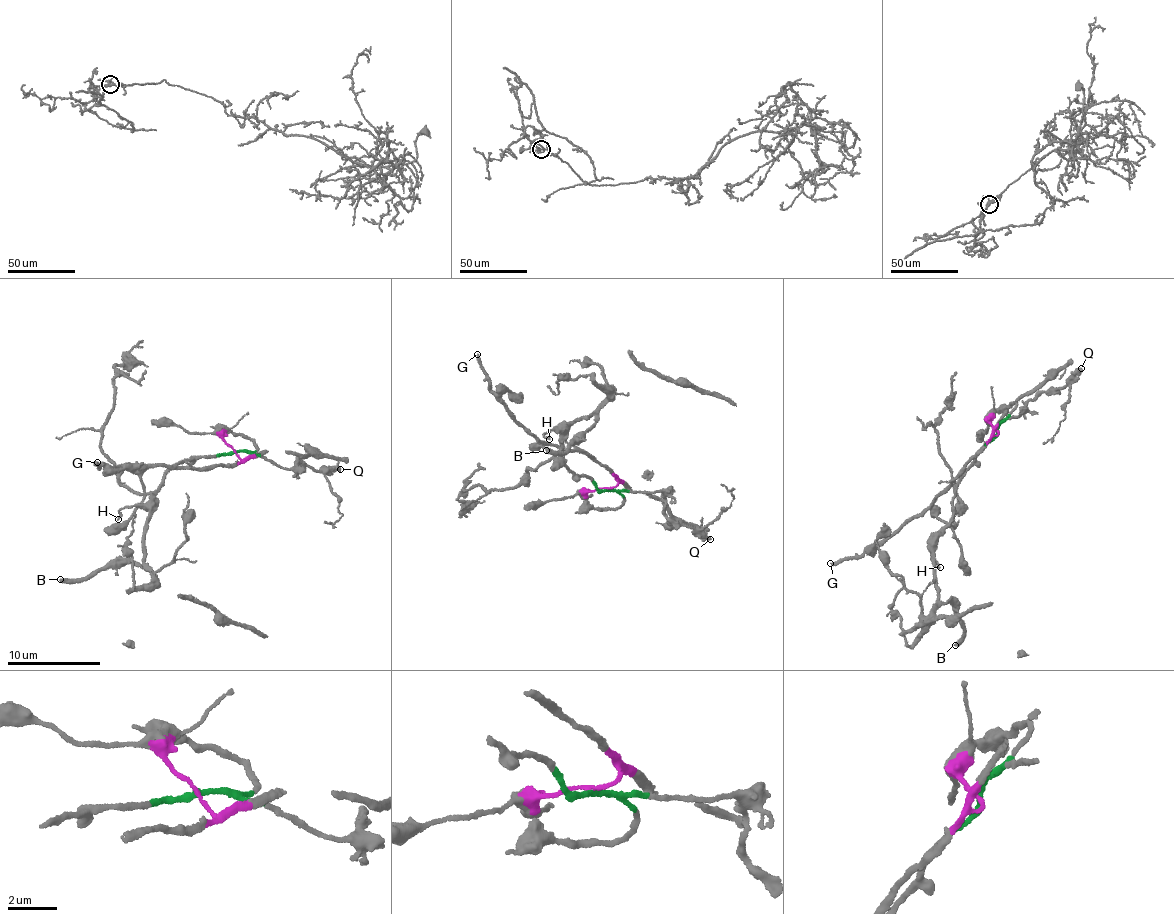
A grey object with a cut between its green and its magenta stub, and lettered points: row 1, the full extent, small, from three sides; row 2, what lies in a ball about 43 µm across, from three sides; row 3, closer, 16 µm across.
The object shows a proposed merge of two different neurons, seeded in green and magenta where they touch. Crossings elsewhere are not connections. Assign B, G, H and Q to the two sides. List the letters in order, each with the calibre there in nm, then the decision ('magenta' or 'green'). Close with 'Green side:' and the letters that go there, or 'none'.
B: 320 nm thick; green
G: 260 nm thick; magenta
H: 170 nm thick; green
Q: 440 nm thick; green
Green side: B, H, Q

